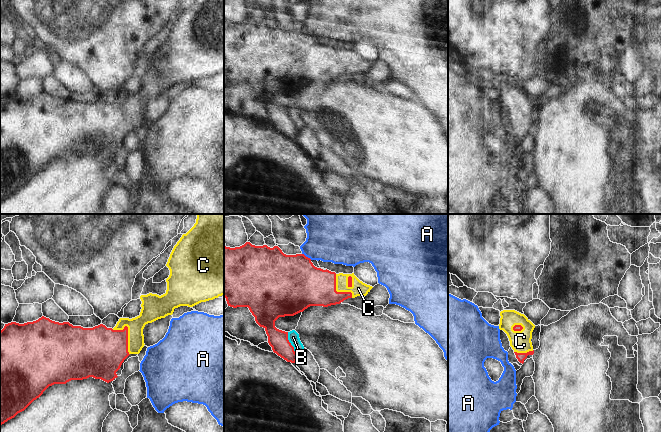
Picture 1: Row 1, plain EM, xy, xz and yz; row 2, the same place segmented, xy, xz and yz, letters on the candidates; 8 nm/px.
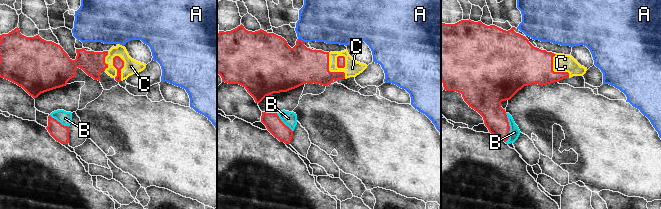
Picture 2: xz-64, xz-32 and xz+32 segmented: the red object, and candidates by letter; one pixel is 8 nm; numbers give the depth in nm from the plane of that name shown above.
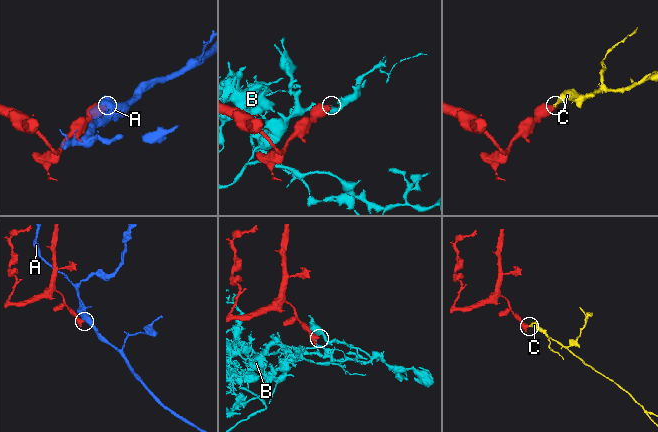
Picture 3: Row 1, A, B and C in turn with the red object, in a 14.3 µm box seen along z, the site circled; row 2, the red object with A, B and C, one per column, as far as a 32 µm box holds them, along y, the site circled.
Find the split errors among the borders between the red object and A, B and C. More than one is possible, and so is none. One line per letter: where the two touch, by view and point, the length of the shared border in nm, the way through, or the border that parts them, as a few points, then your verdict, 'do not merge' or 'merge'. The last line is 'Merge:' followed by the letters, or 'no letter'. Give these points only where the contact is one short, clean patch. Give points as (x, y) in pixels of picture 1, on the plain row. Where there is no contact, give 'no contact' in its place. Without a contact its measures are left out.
A: xz (307, 33) | 90 nm | along xz (302, 29), (311, 35) | do not merge
B: xz (290, 120) | 220 nm | along xz (287, 108), (287, 114), (298, 131) | do not merge
C: xy (127, 109) | 240 nm | across xy (101, 126), (115, 121), (127, 109), (150, 88) | merge
Merge: C

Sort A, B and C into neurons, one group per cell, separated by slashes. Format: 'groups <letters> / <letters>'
groups A / B / C

